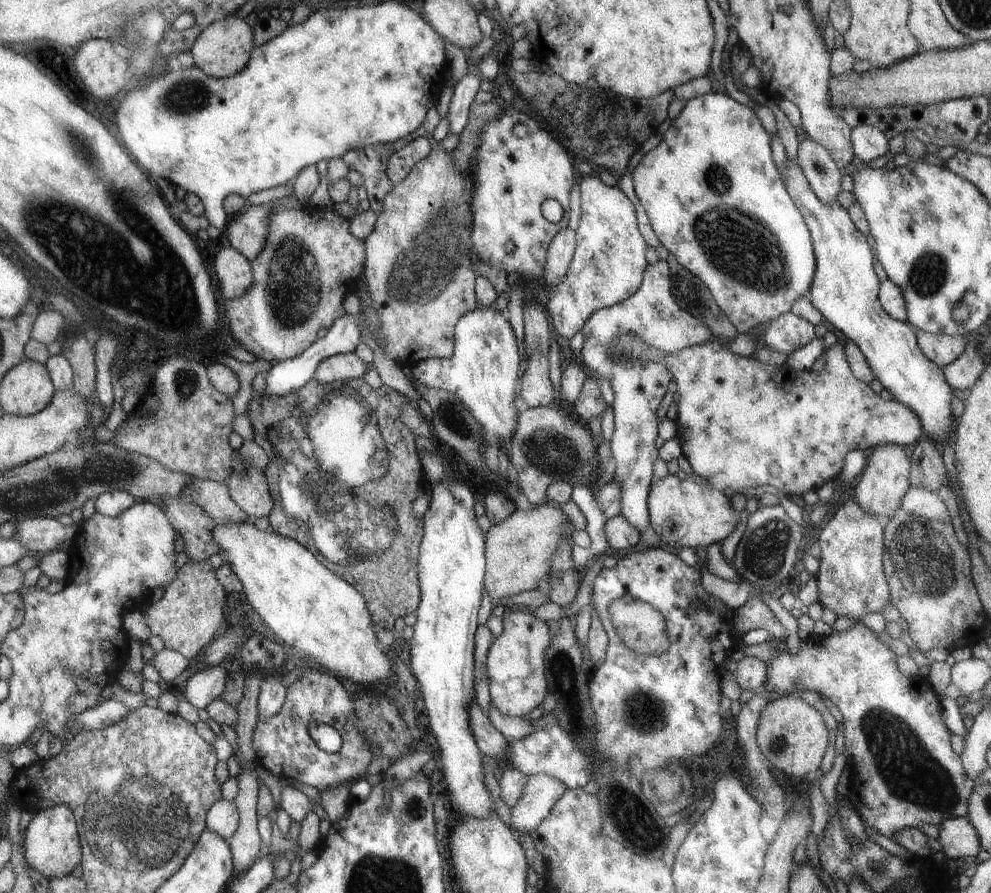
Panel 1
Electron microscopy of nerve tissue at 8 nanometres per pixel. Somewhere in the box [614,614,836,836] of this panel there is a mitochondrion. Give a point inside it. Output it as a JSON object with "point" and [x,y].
{"point":[635,701]}

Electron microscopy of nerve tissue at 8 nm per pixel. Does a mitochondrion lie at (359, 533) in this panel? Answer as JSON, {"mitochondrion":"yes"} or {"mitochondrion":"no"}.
{"mitochondrion":"yes"}

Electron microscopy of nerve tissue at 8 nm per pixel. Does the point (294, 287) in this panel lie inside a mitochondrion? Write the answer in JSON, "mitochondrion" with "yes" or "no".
{"mitochondrion":"yes"}

